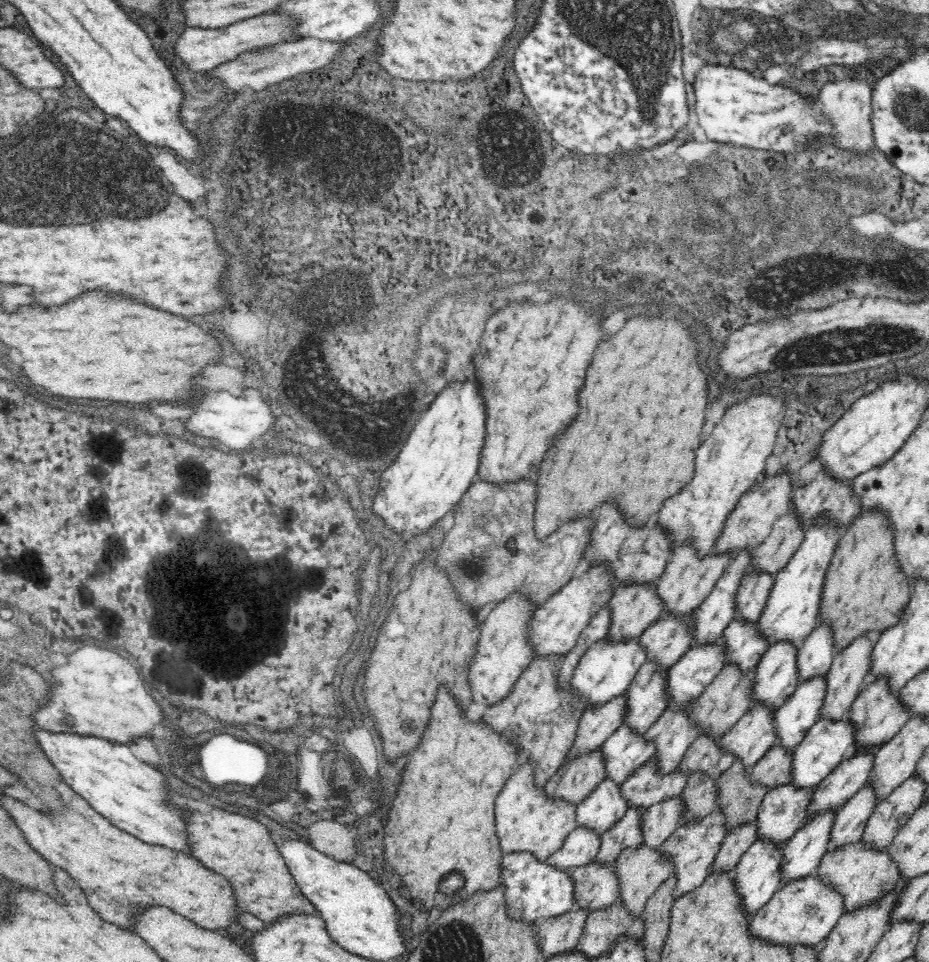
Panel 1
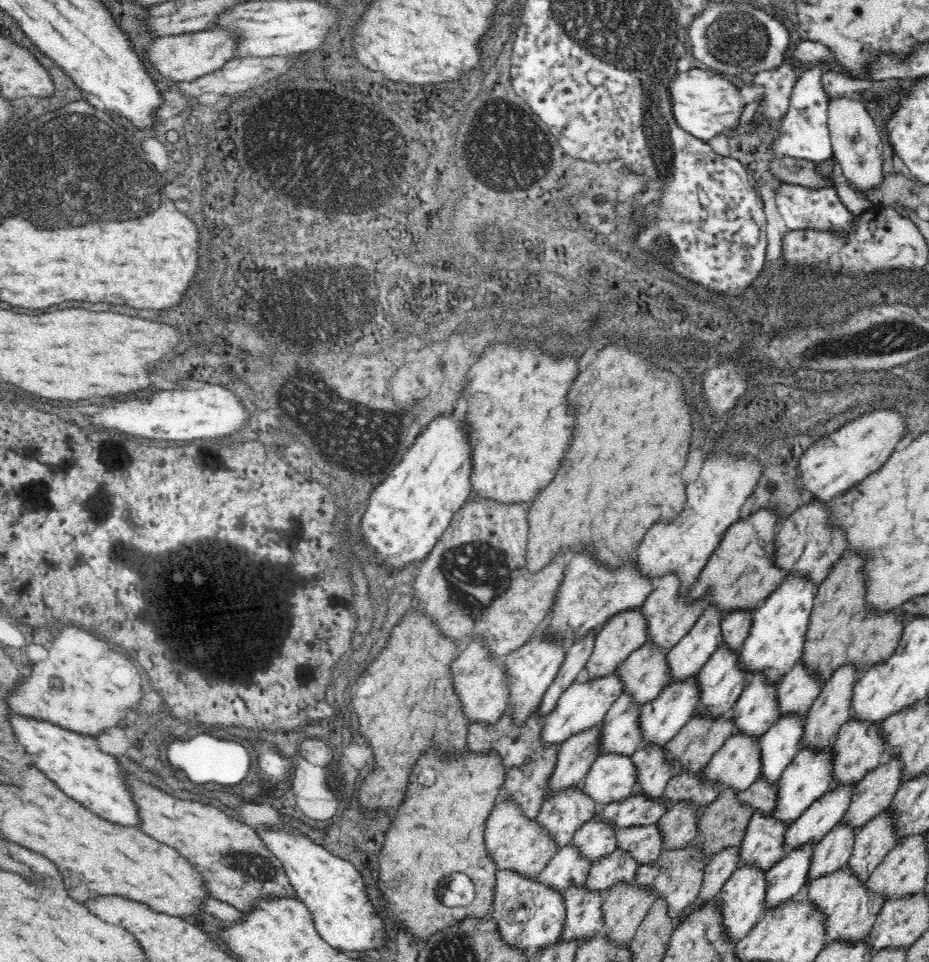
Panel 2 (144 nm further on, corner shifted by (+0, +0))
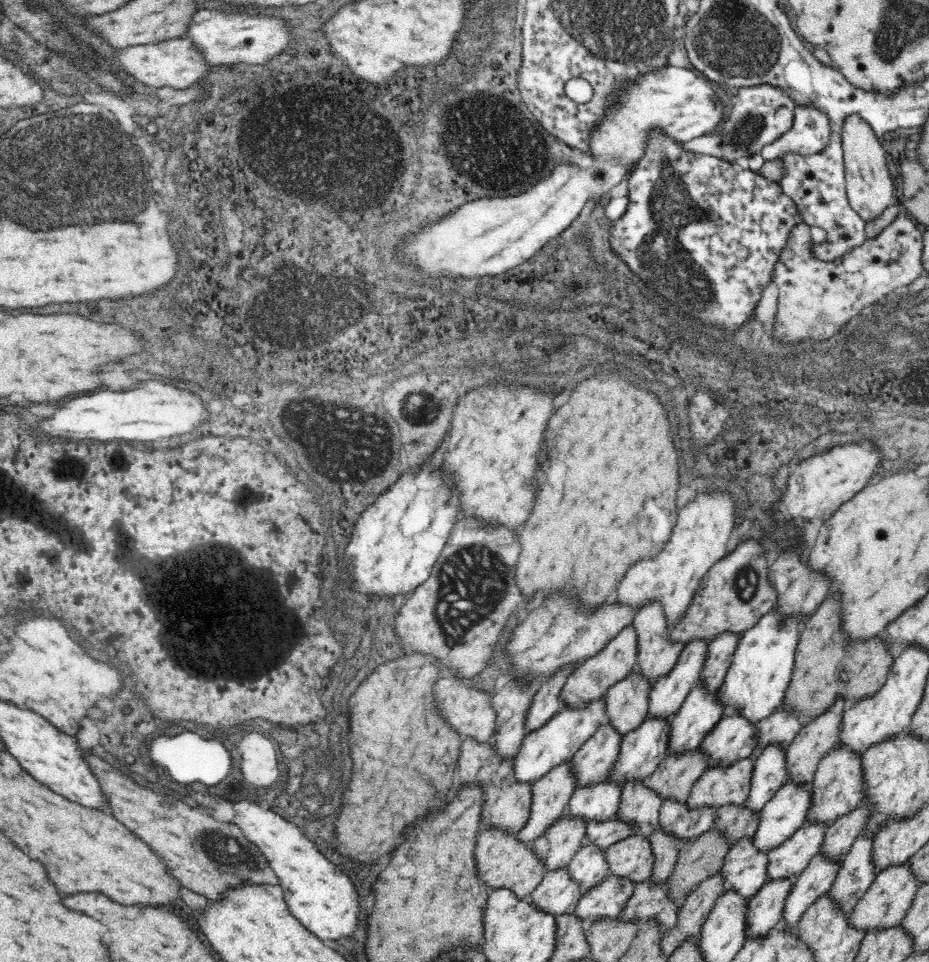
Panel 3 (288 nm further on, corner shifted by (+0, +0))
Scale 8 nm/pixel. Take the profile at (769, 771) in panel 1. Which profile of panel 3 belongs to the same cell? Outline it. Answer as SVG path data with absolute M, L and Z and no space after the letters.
M744 804L740 806L722 806L720 810L716 810L716 818L712 828L720 832L720 836L724 836L724 840L728 842L728 846L736 846L736 842L742 842L744 838L754 838L756 830L758 830L758 814L752 814Z

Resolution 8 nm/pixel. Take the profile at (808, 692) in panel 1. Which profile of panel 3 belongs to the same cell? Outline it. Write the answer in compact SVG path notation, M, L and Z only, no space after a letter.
M768 748L760 752L754 760L754 774L750 784L750 796L746 808L752 814L764 810L764 806L774 798L774 794L788 782L786 778L786 750Z

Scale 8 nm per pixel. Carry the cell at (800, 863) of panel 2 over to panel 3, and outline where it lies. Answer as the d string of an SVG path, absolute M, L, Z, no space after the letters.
M776 880L766 882L762 890L746 904L746 942L764 938L772 928L778 928L782 924L784 916L784 902L794 886L794 880Z

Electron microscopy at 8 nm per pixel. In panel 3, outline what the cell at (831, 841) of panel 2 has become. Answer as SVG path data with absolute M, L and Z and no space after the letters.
M822 854L810 860L808 868L794 880L794 886L790 894L786 896L784 916L782 916L782 928L786 932L798 930L798 924L804 916L804 912L820 898L824 898L840 870L840 862L826 862Z

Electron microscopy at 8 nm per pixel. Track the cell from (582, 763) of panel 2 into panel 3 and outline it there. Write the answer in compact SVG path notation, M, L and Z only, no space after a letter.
M572 760L558 764L552 772L542 776L532 786L532 812L526 826L518 832L518 840L532 846L544 832L566 814L568 802L574 794Z

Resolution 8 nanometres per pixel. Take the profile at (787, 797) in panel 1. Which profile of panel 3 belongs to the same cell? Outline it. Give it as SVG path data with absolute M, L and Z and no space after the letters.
M744 838L742 842L736 842L736 846L730 848L720 870L720 876L724 880L724 894L734 892L740 900L746 900L748 904L768 882L766 866L768 856L756 852L754 838Z

